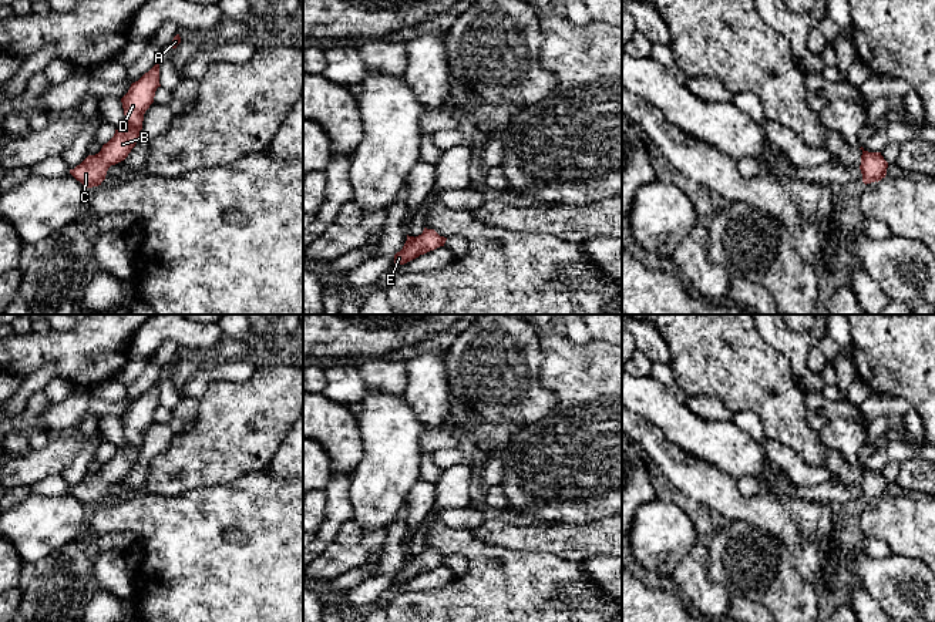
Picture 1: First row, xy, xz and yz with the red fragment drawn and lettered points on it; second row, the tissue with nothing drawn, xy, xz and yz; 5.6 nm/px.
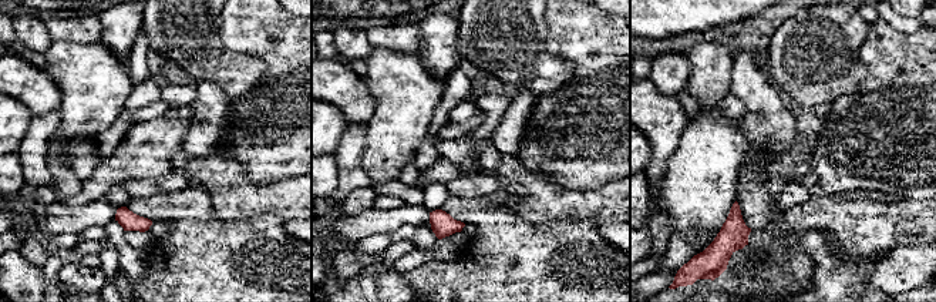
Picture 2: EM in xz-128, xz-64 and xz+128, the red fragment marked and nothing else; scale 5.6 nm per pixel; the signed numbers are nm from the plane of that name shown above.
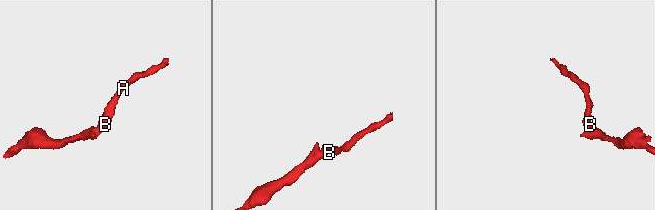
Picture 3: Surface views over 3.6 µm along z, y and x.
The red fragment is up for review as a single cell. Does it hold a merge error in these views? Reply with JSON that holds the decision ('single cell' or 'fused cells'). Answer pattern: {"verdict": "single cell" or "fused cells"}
{"verdict": "single cell"}

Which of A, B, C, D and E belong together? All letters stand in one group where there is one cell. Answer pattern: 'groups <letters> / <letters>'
groups A B C D E

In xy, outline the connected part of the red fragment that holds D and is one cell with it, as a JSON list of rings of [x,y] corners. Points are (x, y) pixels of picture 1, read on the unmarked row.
[[[159,380],[132,401],[121,417],[125,443],[115,448],[114,455],[102,464],[95,474],[88,474],[70,492],[87,507],[98,505],[105,498],[111,484],[124,480],[138,461],[142,448],[144,433],[154,421],[159,403]]]

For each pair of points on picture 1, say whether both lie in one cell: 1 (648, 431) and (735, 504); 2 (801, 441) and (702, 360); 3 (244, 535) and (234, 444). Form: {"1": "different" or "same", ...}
{"1": "same", "2": "same", "3": "different"}

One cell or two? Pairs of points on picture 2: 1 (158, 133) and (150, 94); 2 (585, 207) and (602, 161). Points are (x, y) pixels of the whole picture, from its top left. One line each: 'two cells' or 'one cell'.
1: two cells
2: two cells

